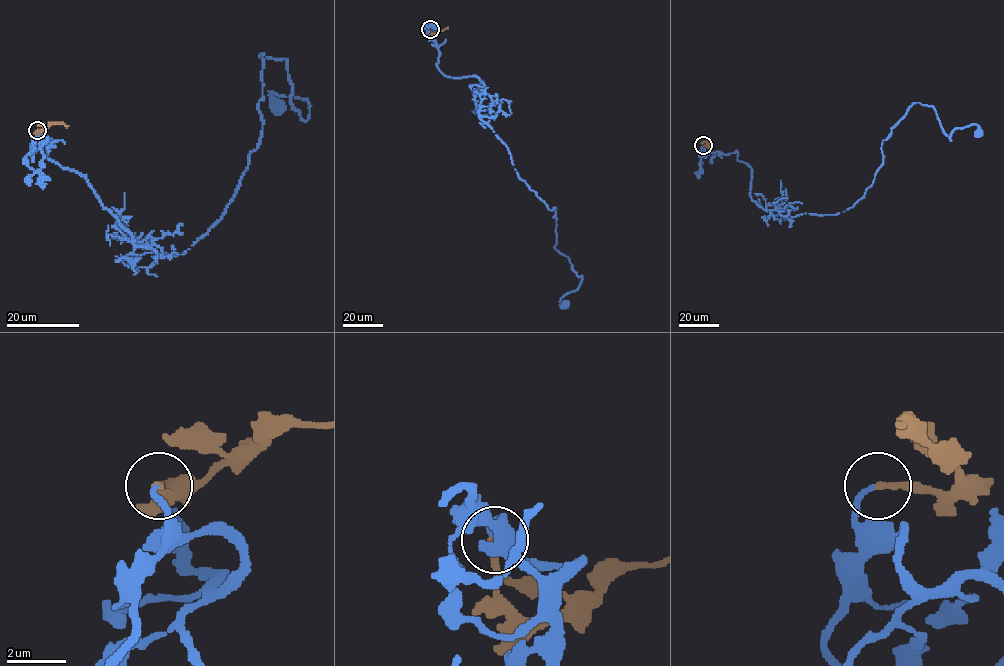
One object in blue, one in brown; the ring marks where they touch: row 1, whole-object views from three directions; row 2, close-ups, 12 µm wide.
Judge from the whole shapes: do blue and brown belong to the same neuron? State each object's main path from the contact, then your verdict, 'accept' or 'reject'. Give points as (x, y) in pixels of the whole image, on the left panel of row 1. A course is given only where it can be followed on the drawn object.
blue via (37, 130), (130, 233), (125, 258), (176, 256), (258, 146), (264, 53), (307, 119), (271, 91), (279, 108) | brown via (37, 130), (54, 123), (69, 125) | accept

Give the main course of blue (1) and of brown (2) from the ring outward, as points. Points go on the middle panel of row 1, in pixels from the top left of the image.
1: (430, 28), (438, 69), (482, 82), (479, 117), (556, 208), (555, 248), (582, 277), (565, 305)
2: (430, 29), (432, 33), (436, 34), (448, 27)

